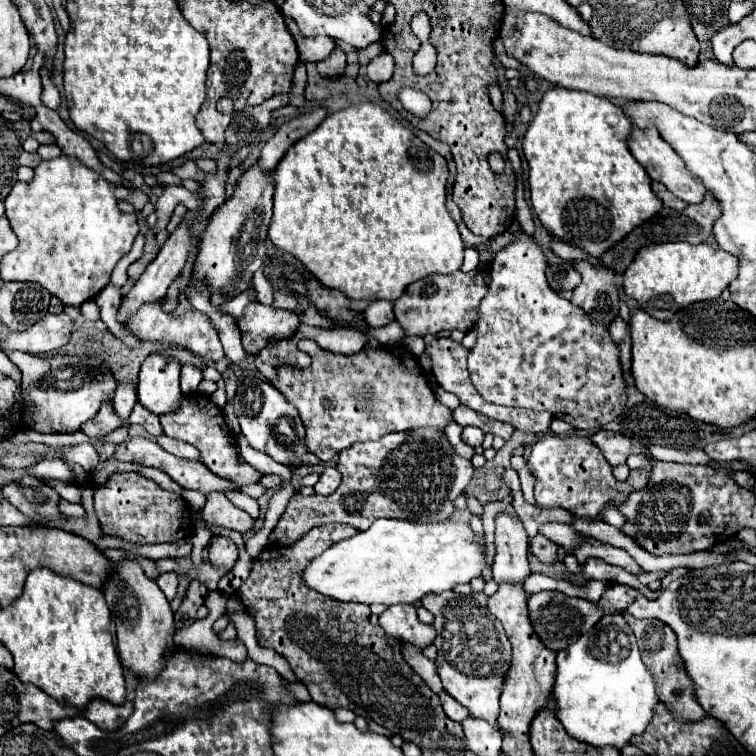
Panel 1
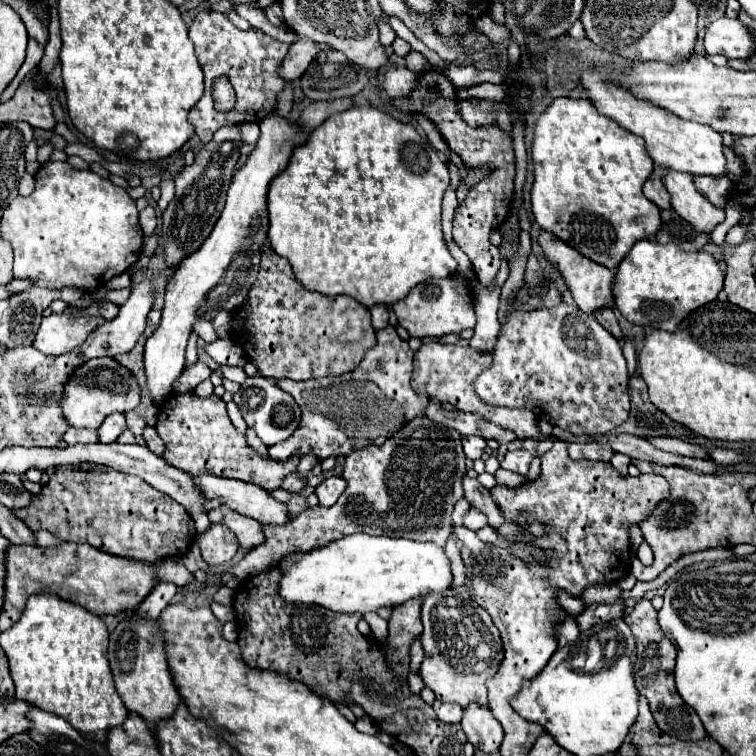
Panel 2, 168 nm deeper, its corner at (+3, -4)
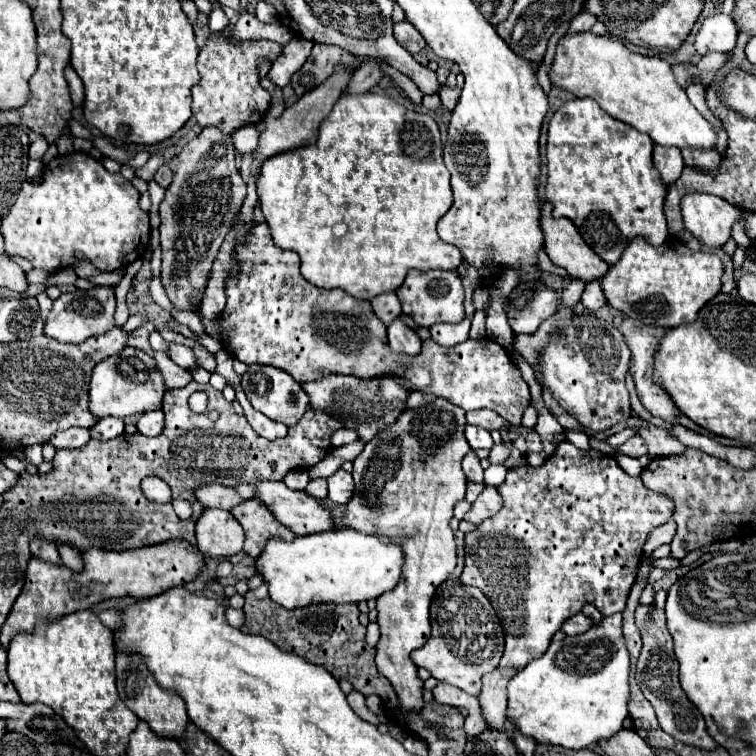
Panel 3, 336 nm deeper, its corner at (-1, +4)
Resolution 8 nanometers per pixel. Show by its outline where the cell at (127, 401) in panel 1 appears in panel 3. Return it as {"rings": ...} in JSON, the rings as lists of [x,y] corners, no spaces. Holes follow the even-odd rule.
{"rings":[[[103,418],[93,428],[89,428],[89,434],[93,440],[113,440],[123,432],[123,420],[119,418]]]}

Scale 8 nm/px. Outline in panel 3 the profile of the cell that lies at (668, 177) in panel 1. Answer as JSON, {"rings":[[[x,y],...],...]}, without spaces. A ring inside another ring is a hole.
{"rings":[[[687,194],[681,200],[685,228],[705,246],[723,248],[731,238],[731,228],[741,210],[721,200],[719,196]]]}

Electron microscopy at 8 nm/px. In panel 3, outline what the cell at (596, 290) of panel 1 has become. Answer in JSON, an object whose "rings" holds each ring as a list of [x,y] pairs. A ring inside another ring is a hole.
{"rings":[[[545,202],[541,208],[541,230],[545,234],[545,252],[549,254],[551,262],[565,268],[569,272],[569,276],[591,282],[591,280],[599,280],[603,278],[603,274],[609,270],[609,264],[603,262],[581,238],[581,234],[577,232],[575,224],[569,218],[553,218],[553,204]]]}

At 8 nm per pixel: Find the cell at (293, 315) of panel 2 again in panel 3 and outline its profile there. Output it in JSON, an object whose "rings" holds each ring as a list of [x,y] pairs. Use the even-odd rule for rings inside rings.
{"rings":[[[265,222],[255,224],[245,240],[247,242],[243,242],[243,246],[241,244],[235,246],[239,274],[227,280],[225,286],[227,304],[219,316],[221,342],[227,348],[227,352],[233,354],[237,360],[245,364],[269,364],[281,368],[289,372],[297,382],[313,382],[329,374],[345,374],[355,378],[383,378],[385,374],[393,374],[397,376],[401,386],[407,388],[409,392],[417,390],[423,394],[445,398],[467,412],[489,408],[515,426],[521,422],[521,416],[531,402],[529,386],[521,378],[521,372],[511,362],[509,354],[497,342],[491,342],[491,338],[481,338],[481,340],[469,338],[451,348],[439,346],[433,340],[425,340],[417,356],[393,352],[387,344],[385,324],[375,316],[371,302],[357,300],[339,288],[327,290],[307,282],[299,272],[297,252],[281,250],[279,246],[275,246],[269,226]]]}

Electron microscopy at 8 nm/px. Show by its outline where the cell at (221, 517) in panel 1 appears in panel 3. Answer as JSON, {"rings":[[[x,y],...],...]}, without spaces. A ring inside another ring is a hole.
{"rings":[[[247,500],[243,506],[235,506],[235,510],[231,510],[231,514],[237,518],[237,522],[245,530],[247,538],[245,538],[243,552],[247,556],[257,558],[261,554],[265,542],[273,536],[283,538],[283,540],[295,538],[295,534],[287,526],[277,522],[275,516],[271,514],[271,510],[259,500]]]}

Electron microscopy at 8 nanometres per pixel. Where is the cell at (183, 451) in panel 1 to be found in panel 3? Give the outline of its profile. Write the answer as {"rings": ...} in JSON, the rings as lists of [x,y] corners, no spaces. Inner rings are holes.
{"rings":[[[153,410],[153,412],[145,412],[139,422],[137,422],[137,430],[145,436],[159,436],[163,430],[163,410]]]}

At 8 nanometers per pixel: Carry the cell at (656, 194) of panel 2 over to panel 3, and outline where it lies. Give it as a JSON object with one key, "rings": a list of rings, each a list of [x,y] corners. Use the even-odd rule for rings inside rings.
{"rings":[[[655,144],[655,148],[653,148],[653,164],[659,170],[665,184],[675,182],[681,176],[683,166],[685,166],[683,158],[681,158],[681,150],[659,146],[659,144]]]}

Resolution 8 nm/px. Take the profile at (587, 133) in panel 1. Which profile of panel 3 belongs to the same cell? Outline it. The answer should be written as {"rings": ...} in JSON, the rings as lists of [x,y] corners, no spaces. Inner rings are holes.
{"rings":[[[593,98],[569,100],[565,102],[549,122],[549,138],[547,138],[547,200],[553,202],[553,216],[565,216],[573,220],[579,228],[585,242],[591,250],[601,256],[607,264],[615,264],[623,252],[623,248],[635,238],[643,236],[651,246],[659,246],[667,240],[667,220],[663,214],[663,202],[667,194],[667,186],[661,180],[661,174],[655,170],[651,162],[653,140],[635,130],[633,126],[611,118],[607,112],[599,108]]]}

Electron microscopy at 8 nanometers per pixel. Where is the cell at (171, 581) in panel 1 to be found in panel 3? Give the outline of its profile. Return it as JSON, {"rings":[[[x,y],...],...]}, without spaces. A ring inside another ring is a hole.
{"rings":[[[101,610],[97,616],[103,622],[103,626],[107,626],[111,630],[117,628],[117,622],[119,622],[119,612],[117,610]]]}

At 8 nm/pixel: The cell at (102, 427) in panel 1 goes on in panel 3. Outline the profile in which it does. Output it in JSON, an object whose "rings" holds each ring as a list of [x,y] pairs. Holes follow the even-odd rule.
{"rings":[[[77,426],[77,428],[67,428],[67,430],[63,430],[63,432],[55,434],[55,436],[51,436],[49,444],[53,444],[57,450],[59,450],[59,448],[79,448],[79,446],[87,444],[89,438],[91,438],[91,436],[89,436],[89,430]]]}

